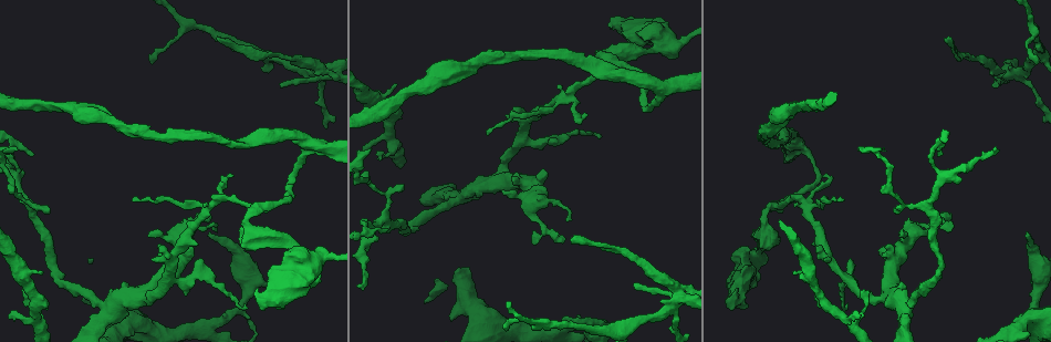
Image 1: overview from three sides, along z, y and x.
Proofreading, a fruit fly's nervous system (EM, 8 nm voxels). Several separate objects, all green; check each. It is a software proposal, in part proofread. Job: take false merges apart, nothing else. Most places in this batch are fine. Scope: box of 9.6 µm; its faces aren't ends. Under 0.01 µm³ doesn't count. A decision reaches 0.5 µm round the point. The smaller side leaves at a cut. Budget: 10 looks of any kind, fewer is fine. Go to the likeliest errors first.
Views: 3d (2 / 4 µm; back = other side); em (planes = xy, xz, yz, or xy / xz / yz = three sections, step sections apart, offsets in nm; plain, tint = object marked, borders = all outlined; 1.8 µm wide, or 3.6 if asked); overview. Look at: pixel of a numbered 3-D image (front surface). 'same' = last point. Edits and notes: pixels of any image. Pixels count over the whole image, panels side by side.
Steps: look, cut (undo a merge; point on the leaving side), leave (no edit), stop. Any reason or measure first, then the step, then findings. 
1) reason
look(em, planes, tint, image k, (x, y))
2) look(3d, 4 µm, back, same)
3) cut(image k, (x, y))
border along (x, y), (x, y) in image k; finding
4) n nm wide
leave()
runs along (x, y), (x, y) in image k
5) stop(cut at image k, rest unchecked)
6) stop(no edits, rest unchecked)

thick turns thin
look(em, planes, tint, image 1, (747, 258))

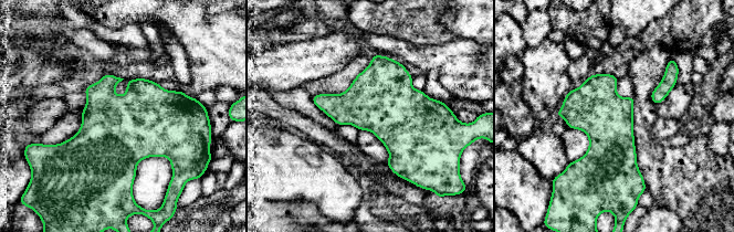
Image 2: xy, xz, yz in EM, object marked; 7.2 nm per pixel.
leave()
continuous, no second neuron

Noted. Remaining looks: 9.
calibre changes
look(em, xy, step 16, tint, image 1, (683, 298))

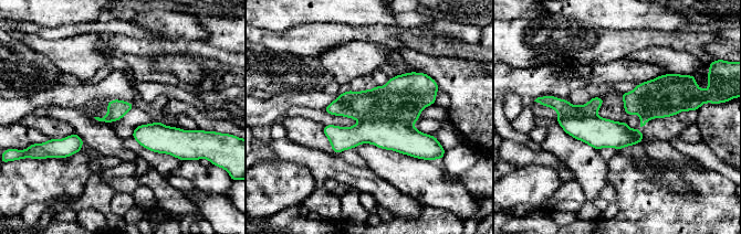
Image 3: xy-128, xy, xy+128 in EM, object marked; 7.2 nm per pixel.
look(em, planes, tint, same)

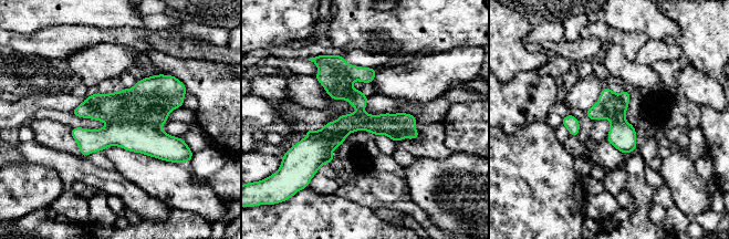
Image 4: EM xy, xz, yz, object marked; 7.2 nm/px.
cut(image 4, (150, 101))
border along (110, 122), (147, 123), (159, 127) in image 4; a second neuron is stuck on

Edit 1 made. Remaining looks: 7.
thick turns thin
look(em, planes, tint, image 1, (770, 205))

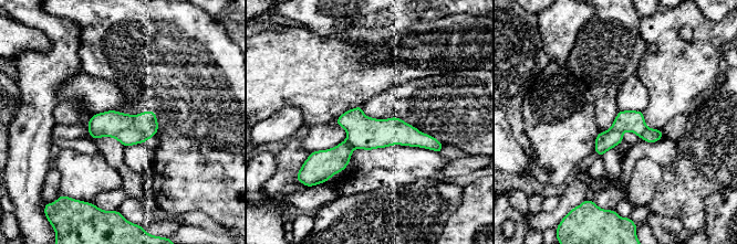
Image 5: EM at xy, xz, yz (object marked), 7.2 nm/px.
160 nm wide
cut(image 5, (629, 120))
the part that leaves runs along (340, 120), (432, 145) in image 5; a second neuron is stuck on

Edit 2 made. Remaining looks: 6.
three-way junction
look(em, 3.6 µm, planes, tint, image 1, (1027, 321))

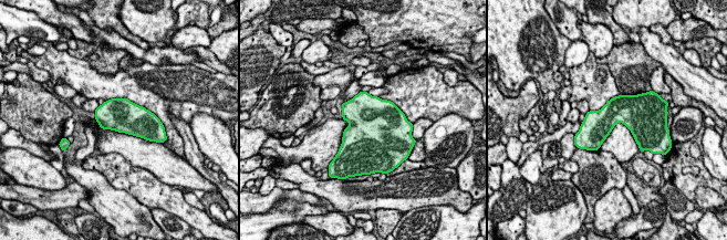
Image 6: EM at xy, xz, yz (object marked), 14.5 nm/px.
leave()
continuous, no second neuron

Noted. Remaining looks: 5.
stop(cut at image 4, cut at image 5, rest unchecked)

